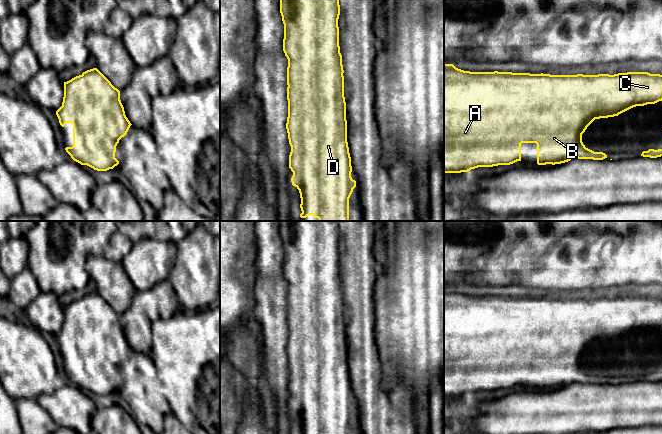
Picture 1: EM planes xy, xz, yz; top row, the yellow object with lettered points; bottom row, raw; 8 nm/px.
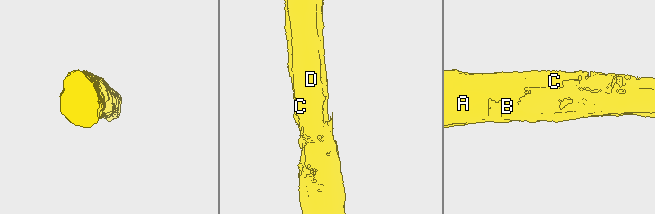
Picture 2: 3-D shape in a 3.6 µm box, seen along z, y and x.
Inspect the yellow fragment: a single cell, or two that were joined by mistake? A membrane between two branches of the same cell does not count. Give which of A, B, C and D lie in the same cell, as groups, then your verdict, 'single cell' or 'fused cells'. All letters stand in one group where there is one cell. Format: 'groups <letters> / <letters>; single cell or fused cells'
groups A B C D; single cell

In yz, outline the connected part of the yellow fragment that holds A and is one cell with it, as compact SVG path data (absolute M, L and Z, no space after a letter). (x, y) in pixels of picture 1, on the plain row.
M444 288L444 398L468 396L478 391L493 391L498 389L510 389L521 385L521 368L537 368L537 388L561 388L571 383L603 384L607 379L603 376L594 376L585 371L582 366L582 358L595 344L618 340L619 338L636 330L655 328L662 325L662 299L648 296L627 296L614 299L550 299L512 296L470 296L456 292L453 288Z

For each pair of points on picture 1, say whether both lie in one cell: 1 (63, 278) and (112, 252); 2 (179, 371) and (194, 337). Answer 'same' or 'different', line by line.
1: different
2: same

